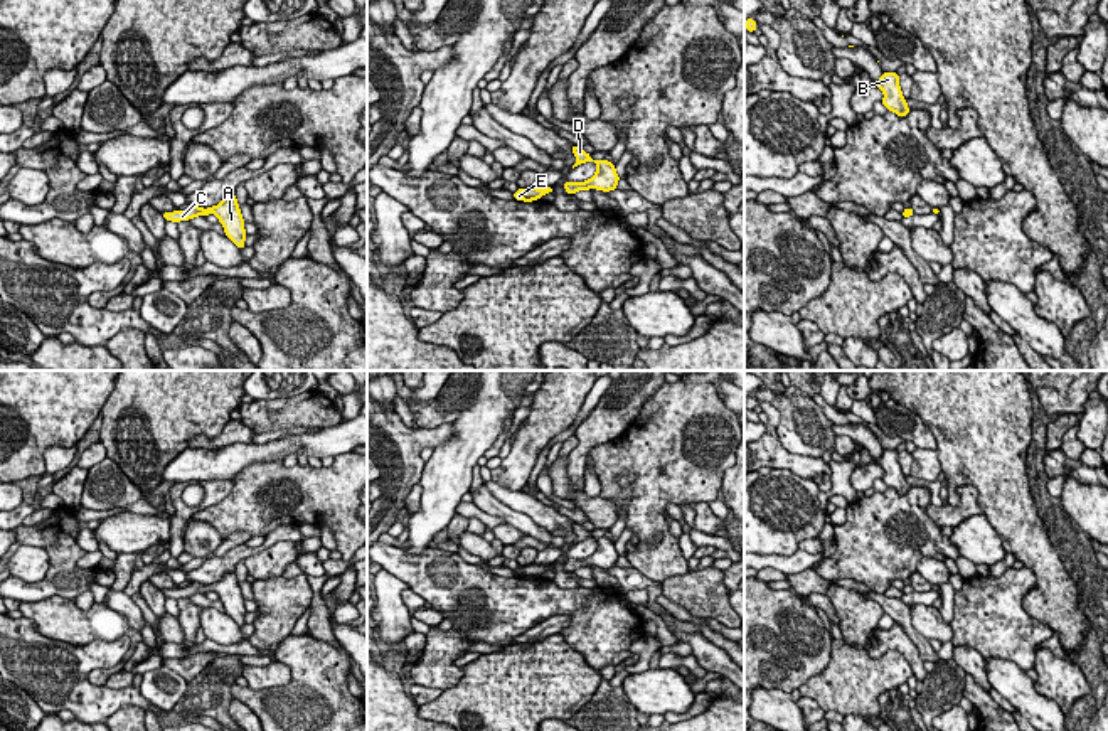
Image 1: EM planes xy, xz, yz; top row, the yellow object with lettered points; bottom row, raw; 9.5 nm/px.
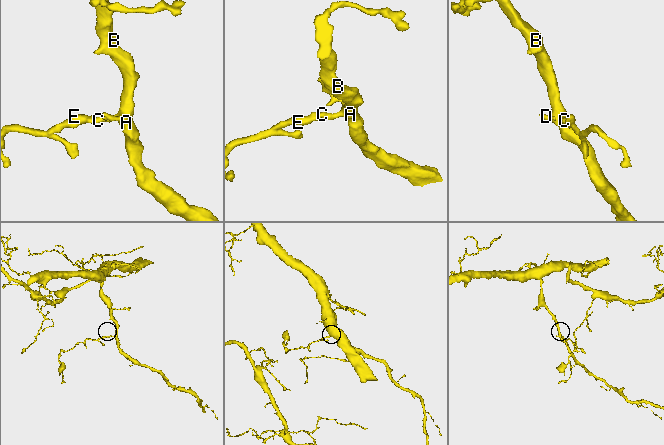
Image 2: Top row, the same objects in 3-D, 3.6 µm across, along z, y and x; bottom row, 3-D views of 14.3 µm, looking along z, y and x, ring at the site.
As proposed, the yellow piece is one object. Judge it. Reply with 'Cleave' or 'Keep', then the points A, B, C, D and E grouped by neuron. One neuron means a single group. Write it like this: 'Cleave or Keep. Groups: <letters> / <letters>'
Keep. Groups: A B C D E

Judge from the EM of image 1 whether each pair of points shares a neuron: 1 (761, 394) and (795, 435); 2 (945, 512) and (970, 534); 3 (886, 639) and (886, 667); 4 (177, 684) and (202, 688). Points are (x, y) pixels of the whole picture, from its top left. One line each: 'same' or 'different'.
1: same
2: different
3: different
4: different

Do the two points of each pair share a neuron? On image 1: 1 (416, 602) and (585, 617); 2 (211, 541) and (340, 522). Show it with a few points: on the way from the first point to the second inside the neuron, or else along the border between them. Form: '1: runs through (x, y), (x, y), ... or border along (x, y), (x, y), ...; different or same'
1: border along (411, 588), (426, 602); different
2: border along (192, 517), (206, 521), (224, 538); different

